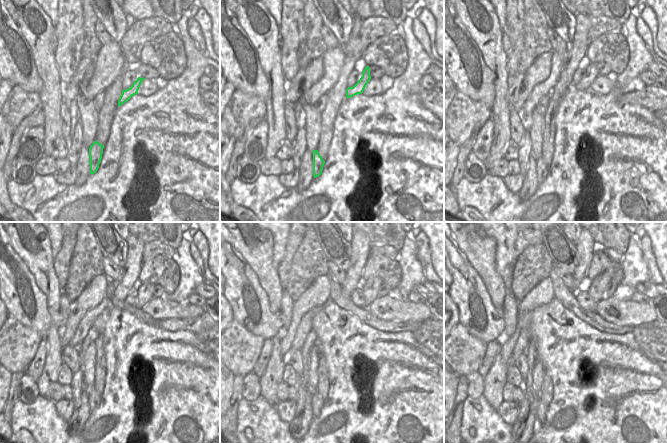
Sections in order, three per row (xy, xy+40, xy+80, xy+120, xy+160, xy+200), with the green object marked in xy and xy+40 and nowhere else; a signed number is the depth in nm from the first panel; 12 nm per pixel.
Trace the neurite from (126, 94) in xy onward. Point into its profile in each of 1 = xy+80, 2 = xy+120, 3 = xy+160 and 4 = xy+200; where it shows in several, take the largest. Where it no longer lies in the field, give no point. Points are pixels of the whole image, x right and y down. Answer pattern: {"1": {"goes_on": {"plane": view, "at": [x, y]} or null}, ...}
{"1": {"goes_on": {"plane": "xy+80", "at": [591, 73]}}, "2": {"goes_on": {"plane": "xy+120", "at": [145, 292]}}, "3": {"goes_on": {"plane": "xy+160", "at": [370, 291]}}, "4": {"goes_on": {"plane": "xy+200", "at": [598, 284]}}}

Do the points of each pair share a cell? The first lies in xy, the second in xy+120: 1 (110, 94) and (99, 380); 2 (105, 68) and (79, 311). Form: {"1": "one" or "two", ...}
{"1": "one", "2": "two"}

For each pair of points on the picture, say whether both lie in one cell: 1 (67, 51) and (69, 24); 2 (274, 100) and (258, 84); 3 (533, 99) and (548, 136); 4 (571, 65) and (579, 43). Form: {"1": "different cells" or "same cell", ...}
{"1": "same cell", "2": "different cells", "3": "different cells", "4": "same cell"}

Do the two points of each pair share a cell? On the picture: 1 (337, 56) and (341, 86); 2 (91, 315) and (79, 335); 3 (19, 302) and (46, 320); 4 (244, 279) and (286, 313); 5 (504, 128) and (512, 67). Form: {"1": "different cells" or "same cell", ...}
{"1": "different cells", "2": "same cell", "3": "same cell", "4": "different cells", "5": "different cells"}

